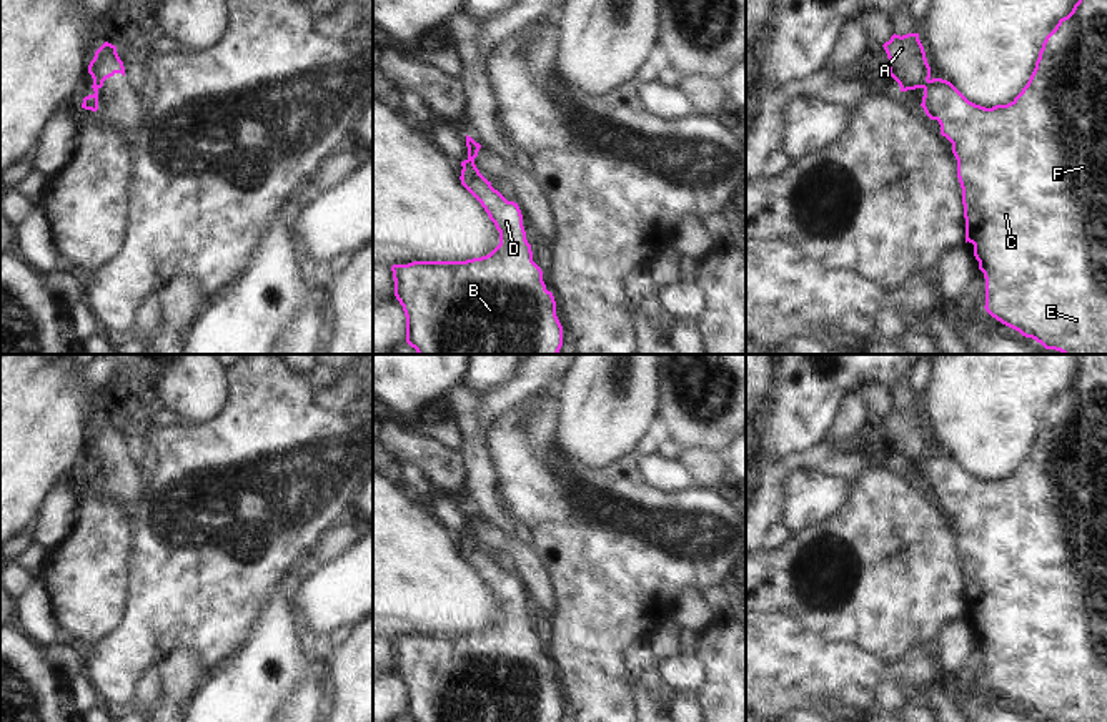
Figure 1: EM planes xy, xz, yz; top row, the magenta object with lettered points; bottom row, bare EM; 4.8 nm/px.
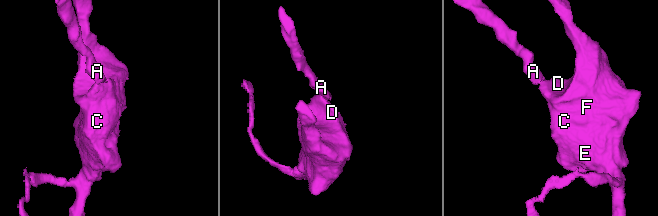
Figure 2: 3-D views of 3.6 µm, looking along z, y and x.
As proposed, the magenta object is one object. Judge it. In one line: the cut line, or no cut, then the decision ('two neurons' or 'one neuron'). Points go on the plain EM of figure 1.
cut in yz along (929, 453), (923, 459); two neurons

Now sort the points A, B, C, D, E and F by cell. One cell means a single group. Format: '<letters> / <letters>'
A / B C D E F

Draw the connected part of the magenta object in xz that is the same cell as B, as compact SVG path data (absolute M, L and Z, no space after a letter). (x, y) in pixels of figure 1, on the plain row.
M471 532L461 534L461 539L461 557L494 596L499 617L489 627L466 634L413 634L391 639L395 669L406 689L406 715L415 722L561 722L563 699L556 689L556 674L546 662L541 640L533 634L518 576L494 562Z

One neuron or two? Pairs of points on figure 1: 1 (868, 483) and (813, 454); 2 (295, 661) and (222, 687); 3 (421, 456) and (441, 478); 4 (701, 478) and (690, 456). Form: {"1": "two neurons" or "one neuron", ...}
{"1": "two neurons", "2": "one neuron", "3": "one neuron", "4": "one neuron"}

